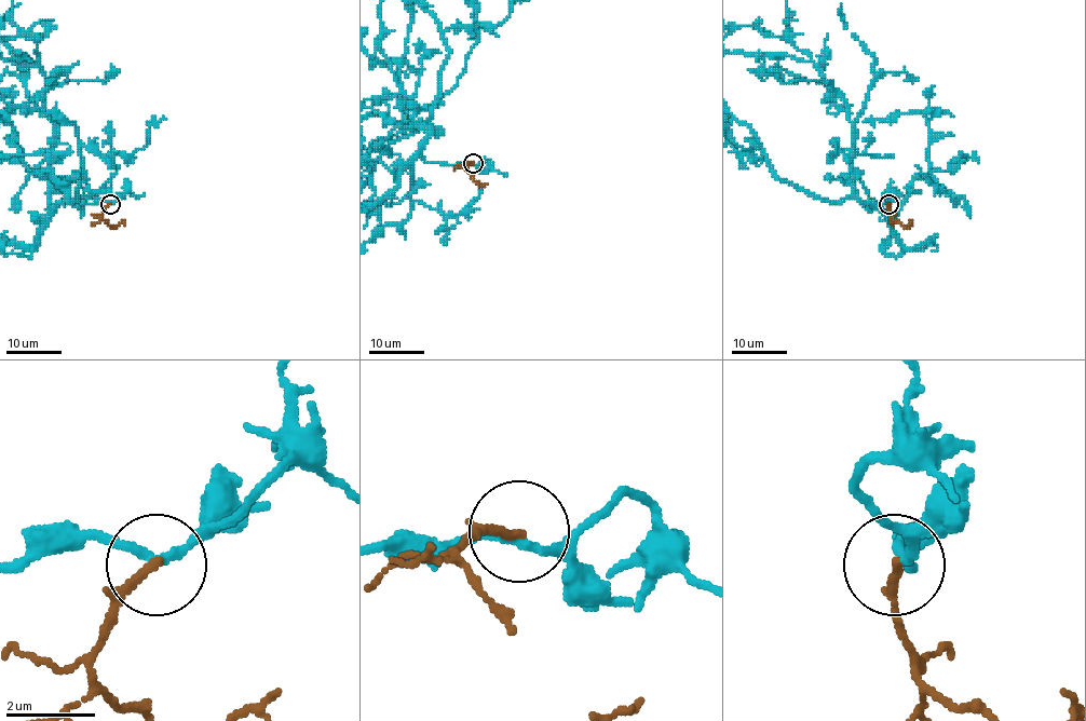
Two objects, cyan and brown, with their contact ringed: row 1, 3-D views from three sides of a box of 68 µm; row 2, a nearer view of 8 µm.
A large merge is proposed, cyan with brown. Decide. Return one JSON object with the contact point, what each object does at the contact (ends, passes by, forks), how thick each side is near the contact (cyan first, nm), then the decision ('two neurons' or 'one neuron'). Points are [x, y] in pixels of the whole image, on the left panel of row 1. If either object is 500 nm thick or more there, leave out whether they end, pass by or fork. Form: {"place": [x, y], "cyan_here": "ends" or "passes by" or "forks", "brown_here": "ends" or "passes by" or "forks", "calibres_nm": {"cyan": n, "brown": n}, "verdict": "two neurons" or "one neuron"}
{"place": [110, 204], "cyan_here": "passes by", "brown_here": "passes by", "calibres_nm": {"cyan": 190, "brown": 150}, "verdict": "two neurons"}

